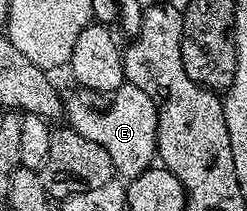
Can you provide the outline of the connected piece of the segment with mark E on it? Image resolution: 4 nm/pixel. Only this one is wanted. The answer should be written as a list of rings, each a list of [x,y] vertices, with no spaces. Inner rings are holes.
[[[124,84],[121,89],[115,91],[110,102],[111,107],[102,114],[101,111],[94,110],[89,103],[68,97],[65,102],[65,122],[68,127],[85,136],[86,140],[101,144],[101,147],[109,152],[114,173],[120,179],[130,180],[141,176],[141,172],[150,170],[156,161],[159,149],[157,102],[152,95],[141,92],[141,88],[130,84]]]

